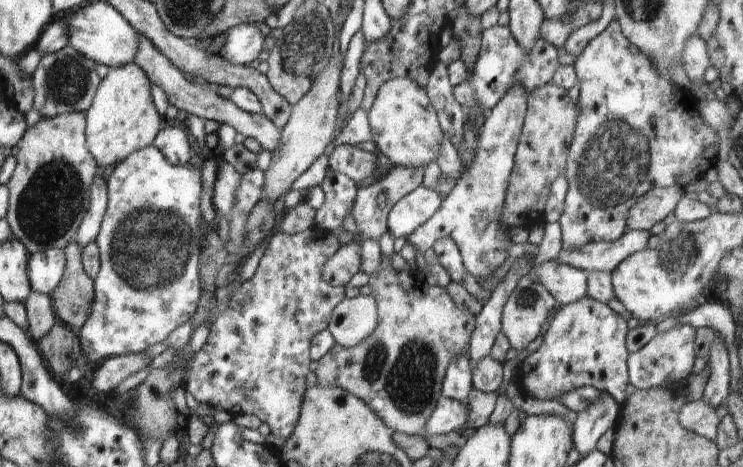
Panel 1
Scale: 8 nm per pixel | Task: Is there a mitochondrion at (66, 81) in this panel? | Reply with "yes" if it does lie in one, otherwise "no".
yes

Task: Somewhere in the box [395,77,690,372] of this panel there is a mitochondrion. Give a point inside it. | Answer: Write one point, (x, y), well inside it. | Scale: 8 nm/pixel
(614, 155)

